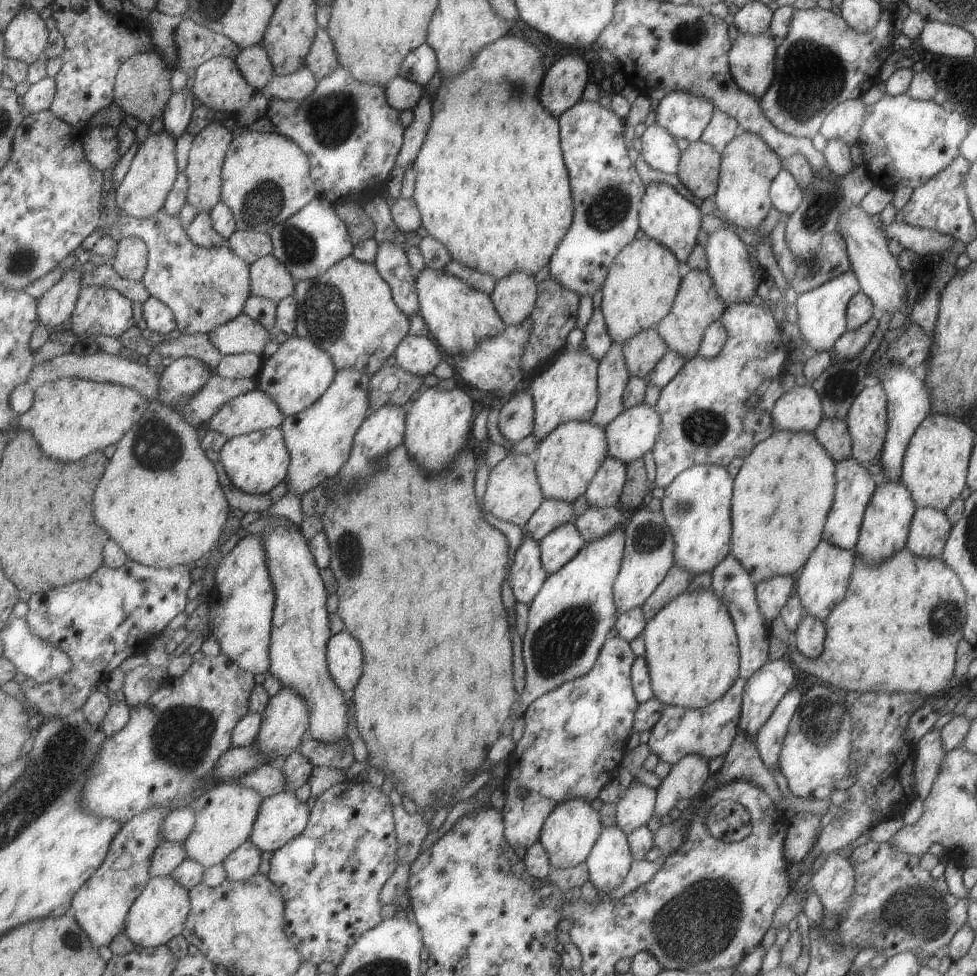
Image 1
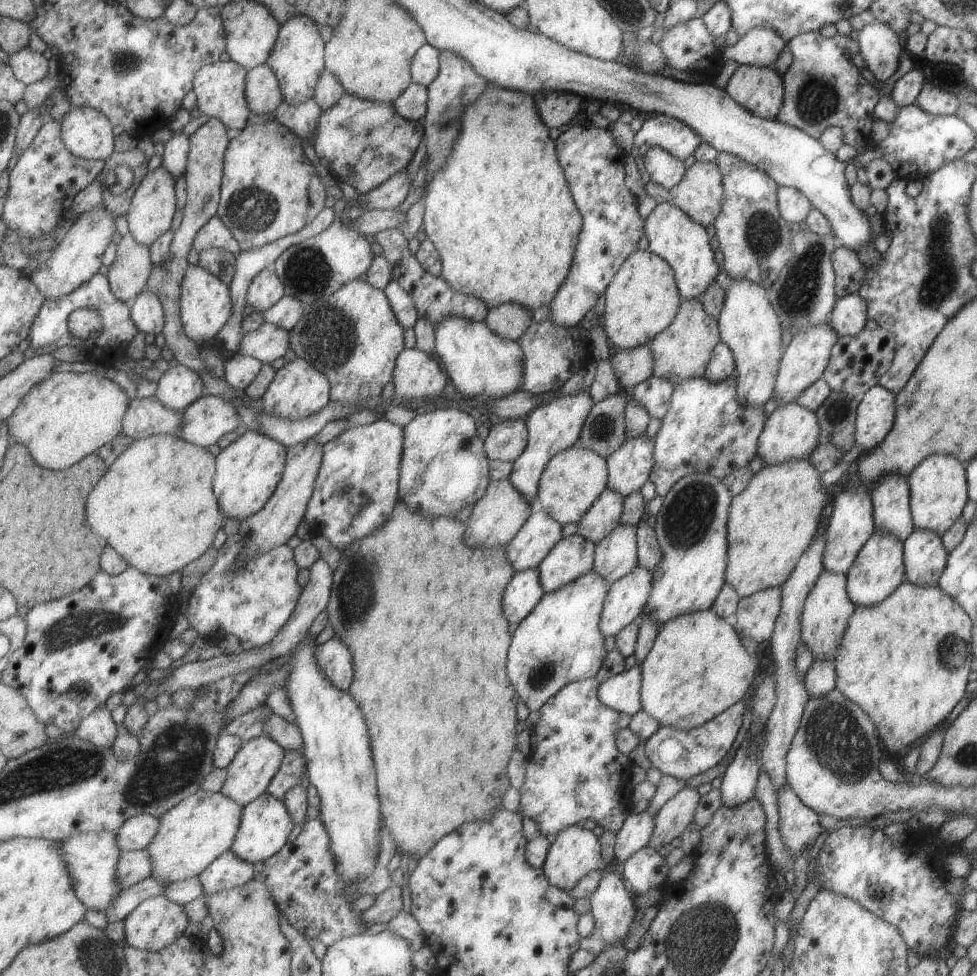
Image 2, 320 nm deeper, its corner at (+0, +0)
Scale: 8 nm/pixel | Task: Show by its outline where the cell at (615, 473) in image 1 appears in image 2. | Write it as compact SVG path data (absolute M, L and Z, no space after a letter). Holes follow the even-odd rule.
M605 487L576 524L578 536L594 545L605 538L615 526L621 524L623 501L624 498L620 494Z

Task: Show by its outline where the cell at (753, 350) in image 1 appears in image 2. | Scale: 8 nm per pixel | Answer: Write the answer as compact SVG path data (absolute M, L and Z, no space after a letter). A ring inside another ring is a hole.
M705 377L688 378L674 387L670 396L670 407L661 424L654 442L652 461L648 480L653 483L654 491L659 496L667 491L685 475L707 473L722 480L730 472L747 466L756 455L758 436L764 427L765 416L761 409L743 406L736 397L736 382L733 377L724 381L711 382Z

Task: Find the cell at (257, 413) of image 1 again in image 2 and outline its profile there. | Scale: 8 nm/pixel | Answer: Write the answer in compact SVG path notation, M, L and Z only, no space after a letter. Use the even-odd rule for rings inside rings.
M205 394L182 413L178 437L206 448L225 433L237 433L239 424L240 418L232 403L222 397Z

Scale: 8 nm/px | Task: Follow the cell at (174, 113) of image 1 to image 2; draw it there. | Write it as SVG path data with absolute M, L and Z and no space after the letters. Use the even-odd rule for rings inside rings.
M182 130L174 132L164 144L162 166L173 174L175 181L181 176L187 177L190 151L191 135L186 136Z

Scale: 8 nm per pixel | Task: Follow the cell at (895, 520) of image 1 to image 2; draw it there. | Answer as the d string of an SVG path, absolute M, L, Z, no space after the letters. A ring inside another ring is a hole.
M875 530L859 549L852 565L846 572L845 590L849 600L855 606L874 607L885 600L899 584L905 582L904 576L902 542L890 534Z

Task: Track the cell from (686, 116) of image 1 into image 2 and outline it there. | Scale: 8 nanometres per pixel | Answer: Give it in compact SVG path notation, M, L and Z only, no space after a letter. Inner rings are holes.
M655 114L655 116L647 118L633 138L635 147L646 144L663 148L671 156L675 156L681 161L684 161L689 155L693 155L695 148L701 142L700 136L691 128L665 114Z

